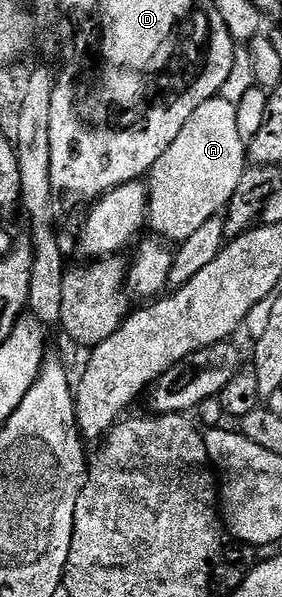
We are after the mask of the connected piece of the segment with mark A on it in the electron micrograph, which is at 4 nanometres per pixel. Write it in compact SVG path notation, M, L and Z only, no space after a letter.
M220 98L203 102L203 106L178 127L174 142L147 172L147 228L153 231L150 233L154 237L165 242L191 238L195 230L231 202L235 190L239 190L239 182L243 182L247 167L247 142L239 138L236 117L236 104Z

